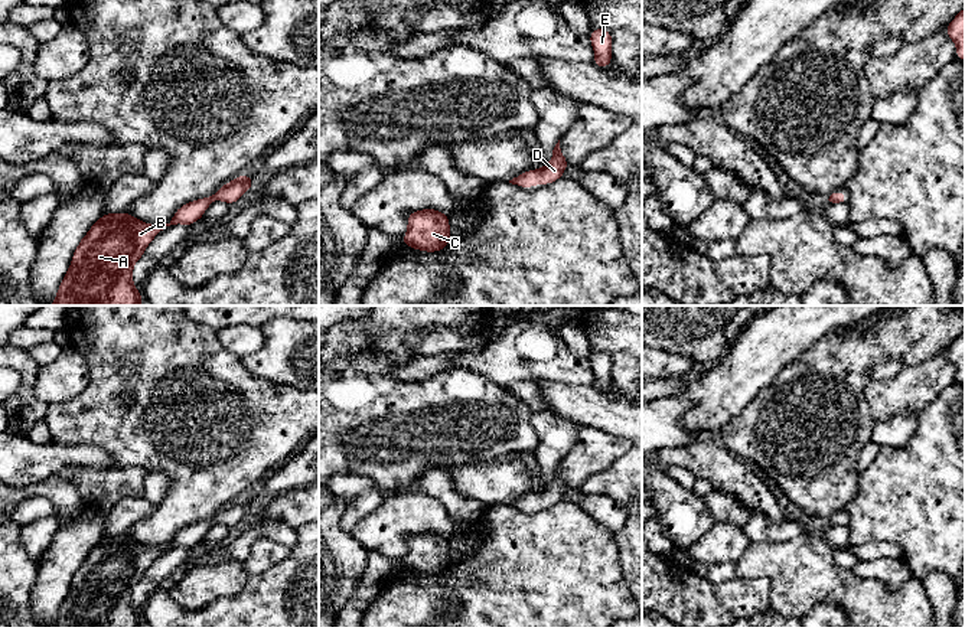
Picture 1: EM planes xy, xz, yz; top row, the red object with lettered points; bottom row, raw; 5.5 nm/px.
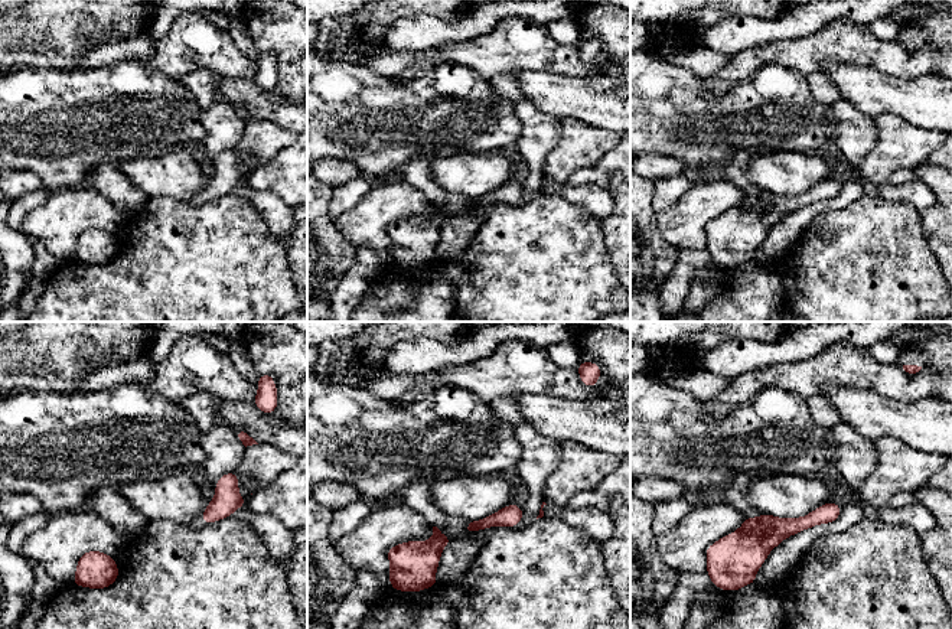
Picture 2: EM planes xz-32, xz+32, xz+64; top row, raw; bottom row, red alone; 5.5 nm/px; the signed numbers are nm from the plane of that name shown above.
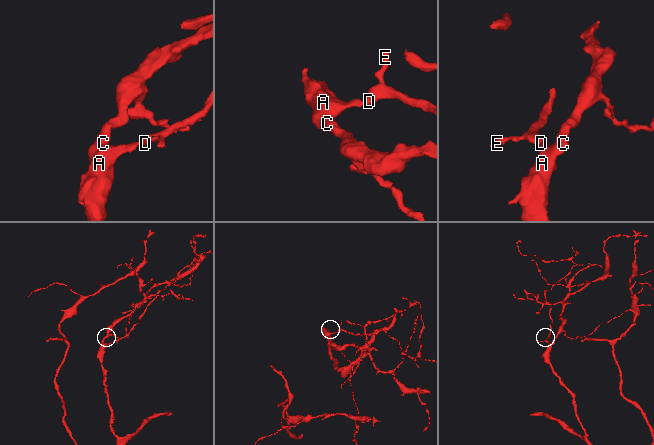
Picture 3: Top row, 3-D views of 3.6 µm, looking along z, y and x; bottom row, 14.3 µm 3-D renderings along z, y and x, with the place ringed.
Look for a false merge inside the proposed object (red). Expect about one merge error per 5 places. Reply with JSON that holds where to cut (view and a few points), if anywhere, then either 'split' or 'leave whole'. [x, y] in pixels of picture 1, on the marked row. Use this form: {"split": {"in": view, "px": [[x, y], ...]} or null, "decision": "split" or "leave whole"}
{"split": null, "decision": "leave whole"}

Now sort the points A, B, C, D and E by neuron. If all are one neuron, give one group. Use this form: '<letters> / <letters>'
A B C D E

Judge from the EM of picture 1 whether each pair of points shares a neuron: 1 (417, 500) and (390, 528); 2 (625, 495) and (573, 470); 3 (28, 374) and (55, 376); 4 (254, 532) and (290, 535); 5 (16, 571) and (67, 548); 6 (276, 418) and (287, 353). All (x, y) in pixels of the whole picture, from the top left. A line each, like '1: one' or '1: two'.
1: one
2: two
3: two
4: one
5: two
6: two

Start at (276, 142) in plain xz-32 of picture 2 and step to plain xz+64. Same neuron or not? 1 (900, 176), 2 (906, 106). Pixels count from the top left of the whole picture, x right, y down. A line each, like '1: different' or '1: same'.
1: different
2: different

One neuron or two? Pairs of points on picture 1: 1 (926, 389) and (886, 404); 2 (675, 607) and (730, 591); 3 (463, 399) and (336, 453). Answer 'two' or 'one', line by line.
1: one
2: one
3: one

